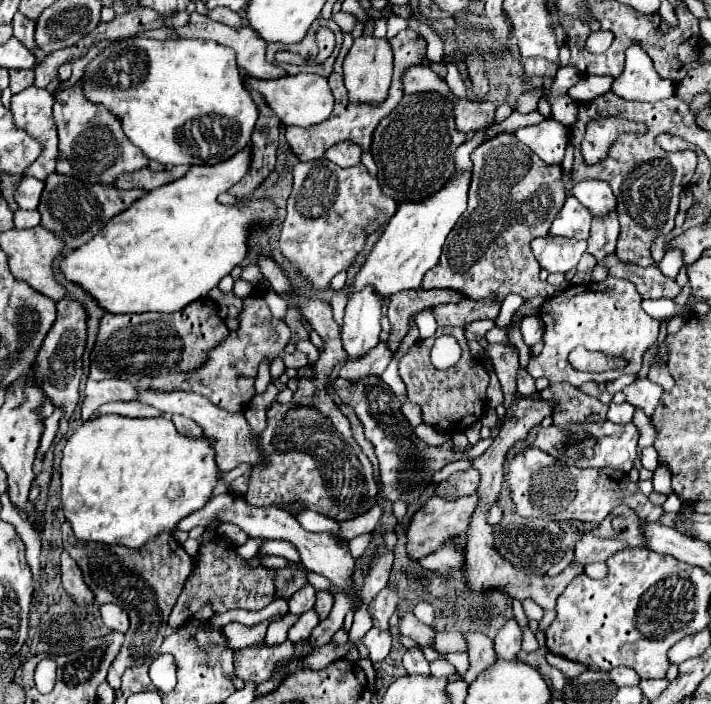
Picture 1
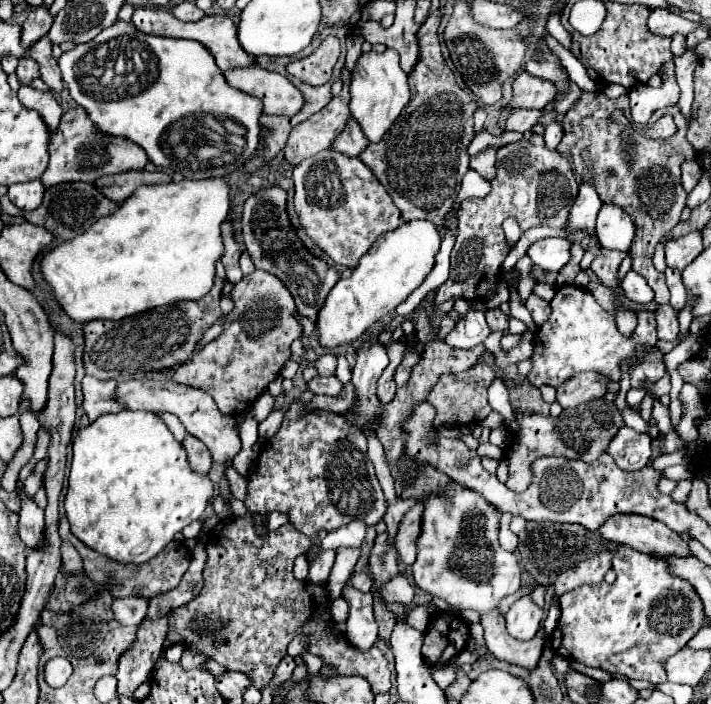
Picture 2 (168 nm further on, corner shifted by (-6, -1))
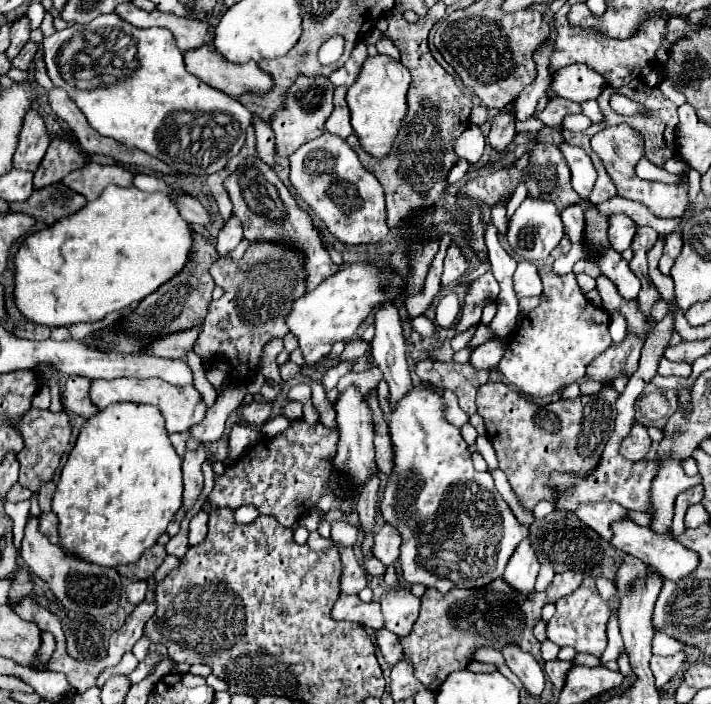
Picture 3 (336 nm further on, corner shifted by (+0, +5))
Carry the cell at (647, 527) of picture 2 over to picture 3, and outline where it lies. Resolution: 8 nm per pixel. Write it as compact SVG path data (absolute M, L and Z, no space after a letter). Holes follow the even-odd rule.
M597 501L597 503L583 503L583 507L577 507L575 513L587 527L597 531L603 539L611 541L613 531L611 523L617 519L625 519L625 509L619 503L609 503L609 501Z

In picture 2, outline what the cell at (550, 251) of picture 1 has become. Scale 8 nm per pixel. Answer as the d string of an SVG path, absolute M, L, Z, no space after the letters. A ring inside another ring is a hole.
M547 237L529 247L529 257L534 265L547 272L559 272L571 259L572 245L567 239Z

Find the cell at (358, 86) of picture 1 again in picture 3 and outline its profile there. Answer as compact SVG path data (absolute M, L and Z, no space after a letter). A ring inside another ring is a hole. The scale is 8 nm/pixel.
M385 55L367 57L357 81L349 87L347 103L351 109L351 125L355 135L359 137L361 149L375 157L383 159L391 151L393 139L397 131L403 127L403 119L407 115L407 89L411 83L409 71L399 63Z

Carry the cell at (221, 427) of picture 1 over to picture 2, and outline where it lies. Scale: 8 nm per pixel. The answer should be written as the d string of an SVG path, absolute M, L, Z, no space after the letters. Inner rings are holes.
M131 379L127 383L119 383L115 395L119 397L119 401L123 401L127 405L127 409L143 409L143 411L167 411L173 413L181 419L181 423L185 425L185 429L195 435L197 439L201 439L207 449L211 451L211 457L215 463L225 465L229 463L241 447L241 439L239 439L239 431L235 427L235 417L231 415L223 415L217 409L217 403L213 401L213 397L201 389L189 387L189 385L179 385L175 381L153 381L153 379Z

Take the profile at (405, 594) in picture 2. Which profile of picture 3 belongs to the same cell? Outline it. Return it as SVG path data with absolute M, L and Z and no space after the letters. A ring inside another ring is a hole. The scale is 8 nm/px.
M365 557L365 559L363 559L363 567L365 567L365 571L367 571L369 575L373 575L373 577L385 573L385 565L383 565L381 561L377 561L375 557Z

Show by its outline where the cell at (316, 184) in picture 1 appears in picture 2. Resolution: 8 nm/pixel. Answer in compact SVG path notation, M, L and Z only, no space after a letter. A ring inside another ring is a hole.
M333 149L321 151L293 169L293 183L301 227L335 265L353 269L381 233L393 231L401 223L397 205L359 157L345 157Z

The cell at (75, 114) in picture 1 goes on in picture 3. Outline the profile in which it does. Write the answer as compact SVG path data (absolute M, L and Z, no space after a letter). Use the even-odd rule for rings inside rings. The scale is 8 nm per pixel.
M53 139L43 163L35 171L35 181L33 181L35 189L59 183L67 173L75 171L85 161L87 161L87 157L83 155L83 151L77 145L63 141L63 139Z

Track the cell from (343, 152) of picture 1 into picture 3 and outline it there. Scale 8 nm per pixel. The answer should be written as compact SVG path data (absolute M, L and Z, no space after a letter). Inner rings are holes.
M335 87L333 113L327 119L327 123L325 123L325 127L327 127L329 133L339 135L343 139L347 139L353 133L351 123L349 123L349 107L347 107L345 95L347 95L347 87Z

